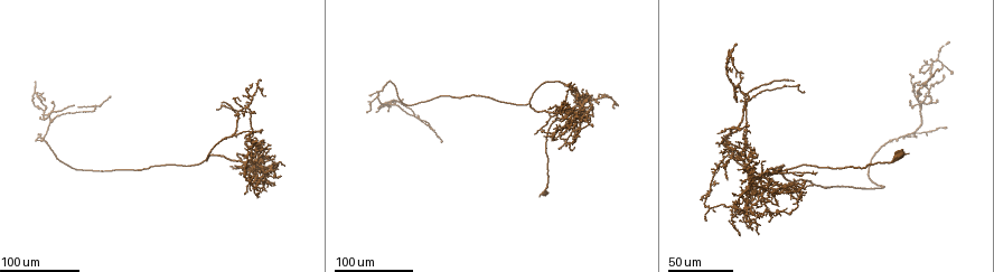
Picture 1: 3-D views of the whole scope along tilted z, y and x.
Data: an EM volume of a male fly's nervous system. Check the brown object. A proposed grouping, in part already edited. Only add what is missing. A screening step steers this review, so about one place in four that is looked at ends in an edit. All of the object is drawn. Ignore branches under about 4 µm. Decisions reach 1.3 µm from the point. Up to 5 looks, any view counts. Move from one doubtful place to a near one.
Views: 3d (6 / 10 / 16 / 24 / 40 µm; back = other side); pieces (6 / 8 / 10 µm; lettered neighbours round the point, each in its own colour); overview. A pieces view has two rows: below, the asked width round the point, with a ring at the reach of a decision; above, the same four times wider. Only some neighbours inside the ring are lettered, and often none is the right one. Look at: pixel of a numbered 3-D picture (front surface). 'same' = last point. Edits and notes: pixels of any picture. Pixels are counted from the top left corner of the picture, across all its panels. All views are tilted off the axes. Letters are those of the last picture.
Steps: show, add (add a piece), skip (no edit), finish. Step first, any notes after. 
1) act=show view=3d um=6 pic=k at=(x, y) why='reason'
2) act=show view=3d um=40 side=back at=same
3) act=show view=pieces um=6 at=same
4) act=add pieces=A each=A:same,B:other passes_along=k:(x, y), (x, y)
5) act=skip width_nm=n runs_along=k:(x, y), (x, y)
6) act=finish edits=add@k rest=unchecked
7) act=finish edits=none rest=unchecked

act=show view=3d um=40 pic=1 at=(246, 160) why='free end'

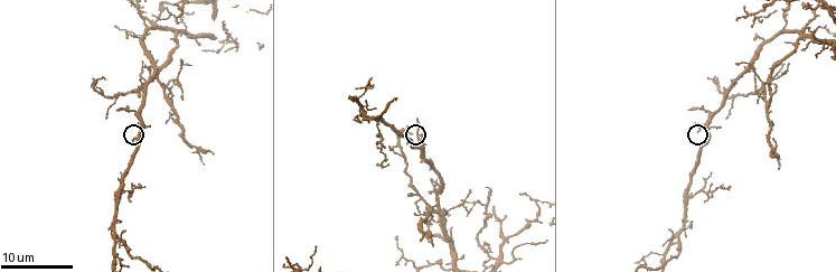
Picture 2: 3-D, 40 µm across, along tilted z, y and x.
act=show view=pieces um=6 pic=2 at=(690, 110)

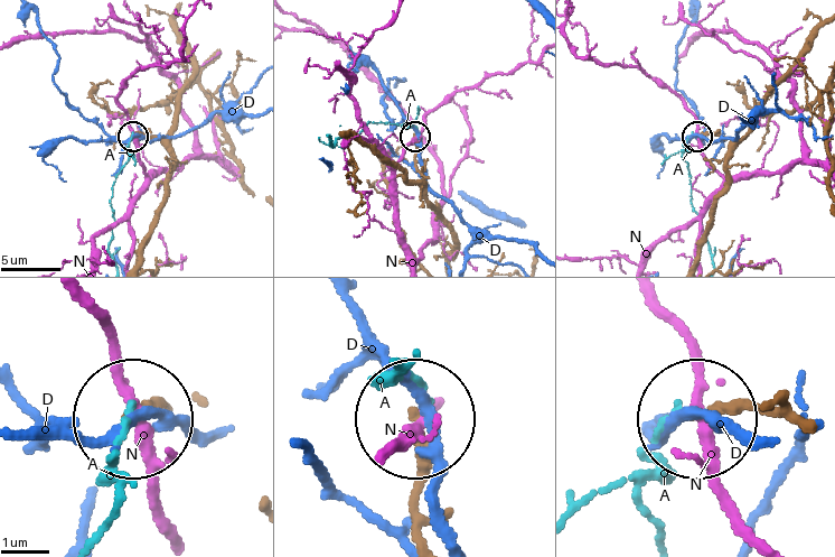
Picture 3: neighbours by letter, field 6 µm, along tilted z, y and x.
act=skip width_nm=170 each=A:other,D:other,N:other runs_along=3:(819, 27), (744, 135), (697, 136) found='none of them fits'

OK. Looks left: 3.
act=show view=3d um=24 pic=1 at=(739, 201) why='long arm stops here'

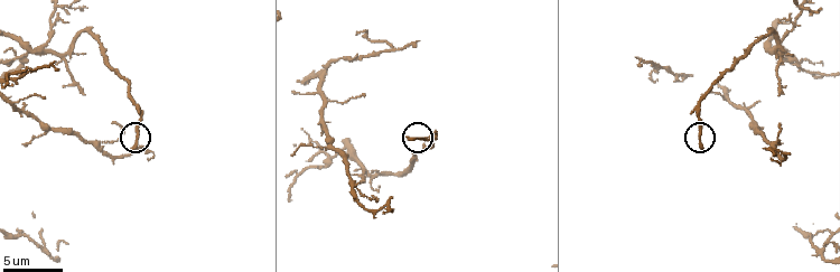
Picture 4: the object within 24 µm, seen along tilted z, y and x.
act=show view=pieces um=8 pic=4 at=(131, 149)

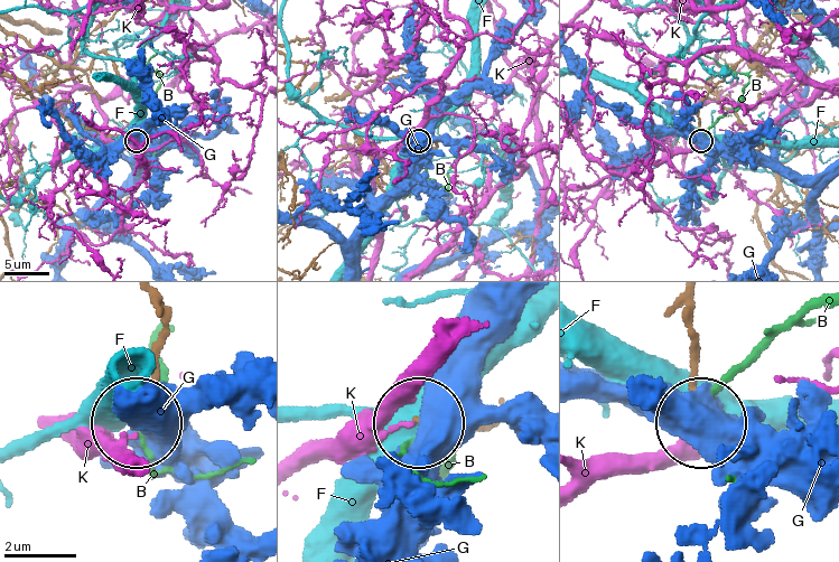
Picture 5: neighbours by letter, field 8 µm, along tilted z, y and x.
act=skip width_nm=190 each=B:other,F:other,G:other,K:other runs_along=5:(487, 428), (426, 421) found='none of them fits'

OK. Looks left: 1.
act=finish edits=none rest=unchecked

